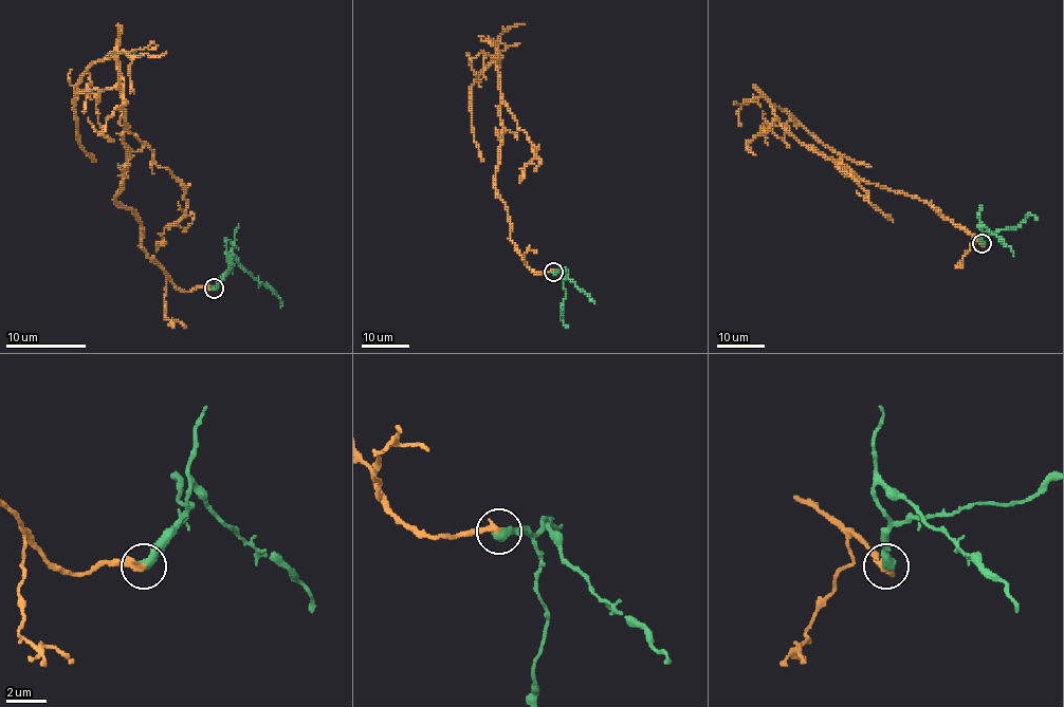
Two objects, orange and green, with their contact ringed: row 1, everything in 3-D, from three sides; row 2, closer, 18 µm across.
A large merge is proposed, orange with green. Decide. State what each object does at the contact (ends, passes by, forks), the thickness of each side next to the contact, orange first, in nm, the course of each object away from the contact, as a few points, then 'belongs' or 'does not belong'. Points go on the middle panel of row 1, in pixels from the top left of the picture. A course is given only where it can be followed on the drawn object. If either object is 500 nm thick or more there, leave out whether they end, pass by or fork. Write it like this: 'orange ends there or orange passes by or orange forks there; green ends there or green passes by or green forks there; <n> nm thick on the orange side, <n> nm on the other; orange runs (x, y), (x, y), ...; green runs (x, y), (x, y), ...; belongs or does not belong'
360 nm thick on the orange side, 550 nm on the other; orange runs (554, 272), (533, 273), (525, 264), (495, 187), (502, 119), (494, 62), (471, 90), (473, 141), (483, 161); green runs (554, 272), (563, 276), (565, 291), (562, 318), (568, 328); belongs

